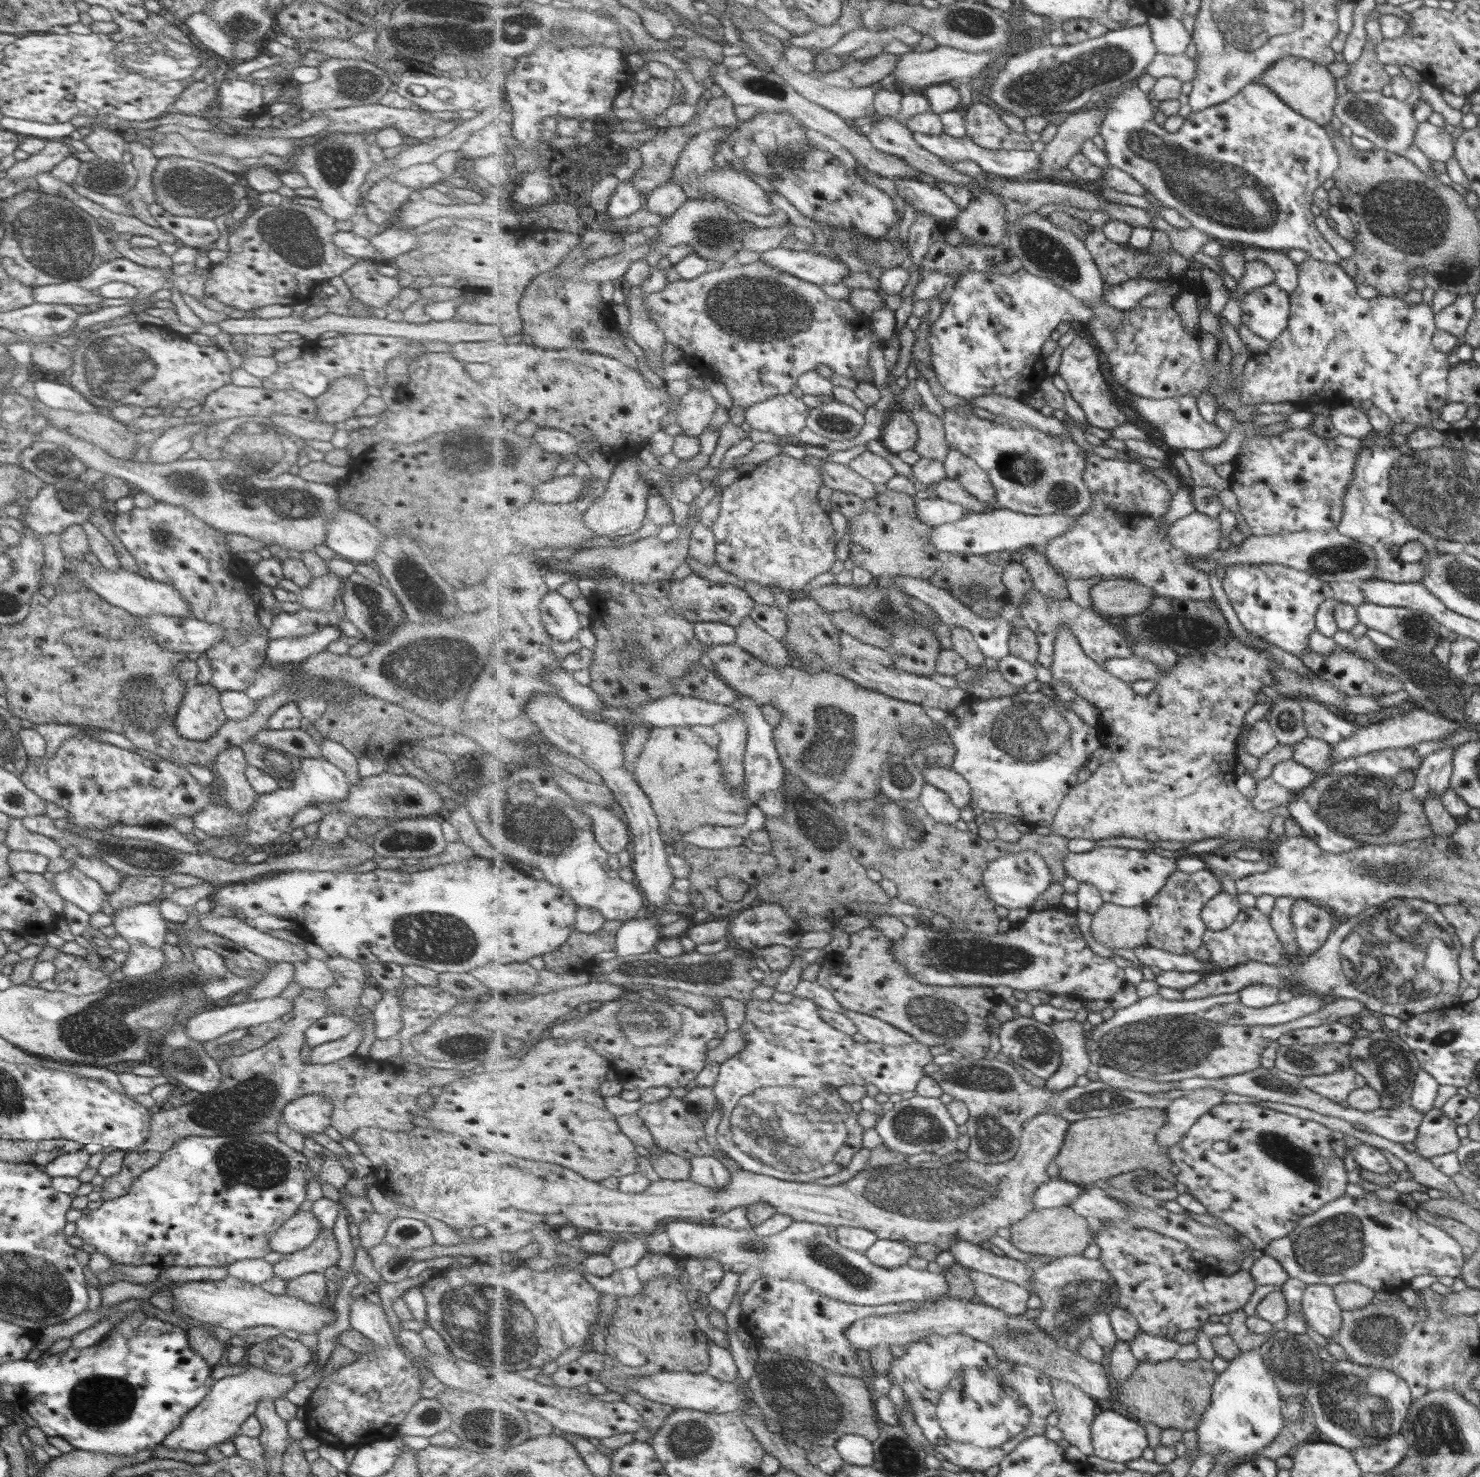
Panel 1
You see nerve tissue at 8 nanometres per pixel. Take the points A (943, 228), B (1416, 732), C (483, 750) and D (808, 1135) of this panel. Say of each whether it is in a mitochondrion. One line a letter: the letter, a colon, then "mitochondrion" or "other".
A: other
B: other
C: other
D: mitochondrion

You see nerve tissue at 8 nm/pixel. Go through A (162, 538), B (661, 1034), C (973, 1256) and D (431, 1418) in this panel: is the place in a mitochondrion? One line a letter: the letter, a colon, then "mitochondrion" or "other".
A: mitochondrion
B: mitochondrion
C: other
D: mitochondrion

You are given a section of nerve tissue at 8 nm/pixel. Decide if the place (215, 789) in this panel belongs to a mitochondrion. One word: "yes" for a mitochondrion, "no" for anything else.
no

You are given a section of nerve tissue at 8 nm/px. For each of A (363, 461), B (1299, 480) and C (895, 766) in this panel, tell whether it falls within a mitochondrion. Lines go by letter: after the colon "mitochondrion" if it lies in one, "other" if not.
A: other
B: other
C: mitochondrion

